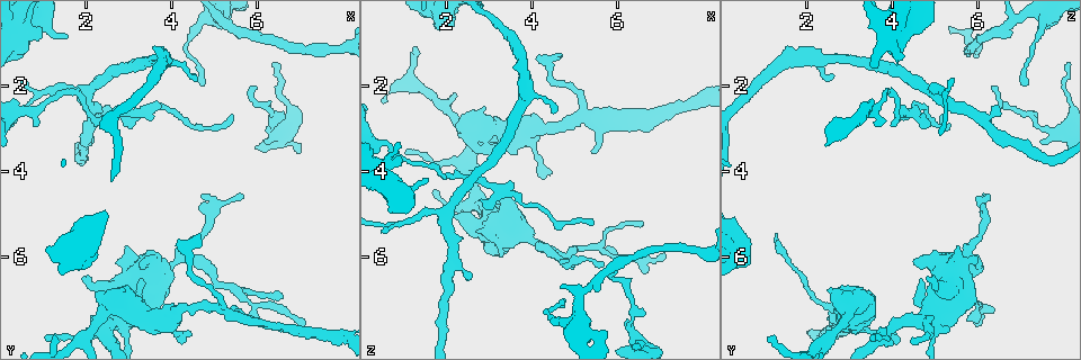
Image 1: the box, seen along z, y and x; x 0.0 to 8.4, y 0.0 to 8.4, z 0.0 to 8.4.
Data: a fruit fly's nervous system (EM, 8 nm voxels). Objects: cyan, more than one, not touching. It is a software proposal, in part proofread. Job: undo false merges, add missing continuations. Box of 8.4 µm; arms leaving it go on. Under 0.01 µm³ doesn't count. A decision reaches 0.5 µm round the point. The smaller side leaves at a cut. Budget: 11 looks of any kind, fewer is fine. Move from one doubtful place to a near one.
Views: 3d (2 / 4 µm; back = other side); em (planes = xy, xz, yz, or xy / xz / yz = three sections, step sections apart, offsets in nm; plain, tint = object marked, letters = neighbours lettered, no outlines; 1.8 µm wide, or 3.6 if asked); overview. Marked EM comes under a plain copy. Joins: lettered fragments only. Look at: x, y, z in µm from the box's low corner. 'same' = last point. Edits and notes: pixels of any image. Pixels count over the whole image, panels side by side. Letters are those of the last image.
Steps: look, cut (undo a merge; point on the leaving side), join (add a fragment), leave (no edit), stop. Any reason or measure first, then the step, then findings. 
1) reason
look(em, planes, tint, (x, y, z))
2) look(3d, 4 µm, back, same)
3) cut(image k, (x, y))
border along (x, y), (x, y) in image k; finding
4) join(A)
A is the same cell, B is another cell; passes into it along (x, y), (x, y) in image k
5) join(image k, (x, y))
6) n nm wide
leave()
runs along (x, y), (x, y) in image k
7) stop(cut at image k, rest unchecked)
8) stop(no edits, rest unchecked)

thick end
look(em, xz, step 16, tint, (1.00, 0.65, 3.65))

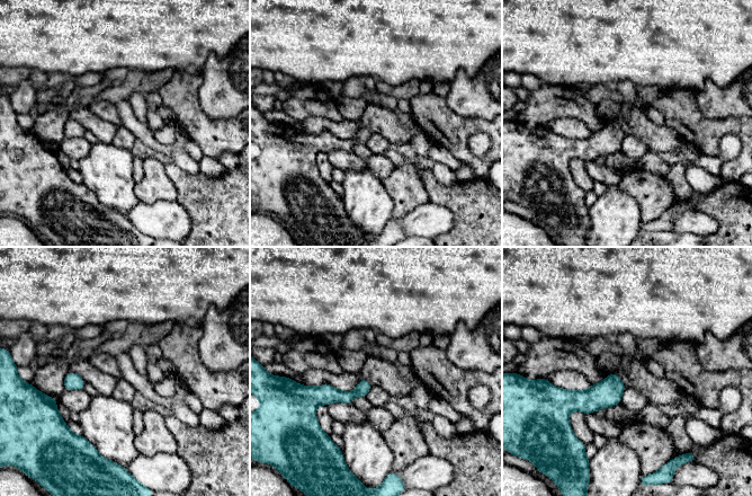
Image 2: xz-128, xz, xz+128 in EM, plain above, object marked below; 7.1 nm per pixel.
look(em, planes, letters, same)

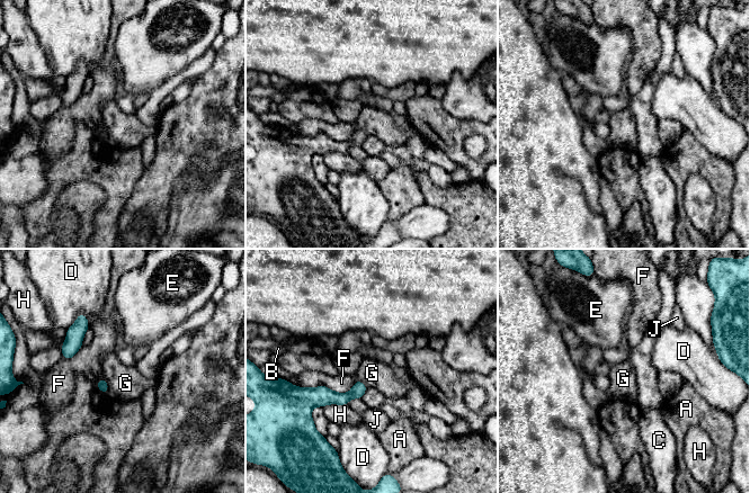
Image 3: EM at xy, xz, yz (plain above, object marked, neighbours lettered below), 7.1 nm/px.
F touches over 400 nm
leave()
A, B, C, D, E, F, G, H and J are other cells; runs along (363, 387), (346, 397), (306, 392) in image 3; none of them fits

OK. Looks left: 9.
thin end
look(3d, 4 µm, (4.75, 4.50, 6.25))

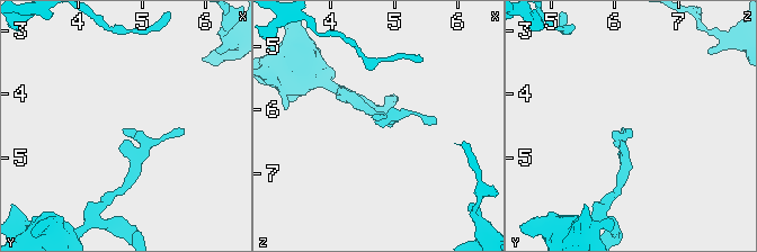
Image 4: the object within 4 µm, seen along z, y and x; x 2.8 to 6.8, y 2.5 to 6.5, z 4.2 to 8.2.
need the tissue
look(em, 3.6 µm, xz, step 4, tint, (4.70, 4.55, 6.25))

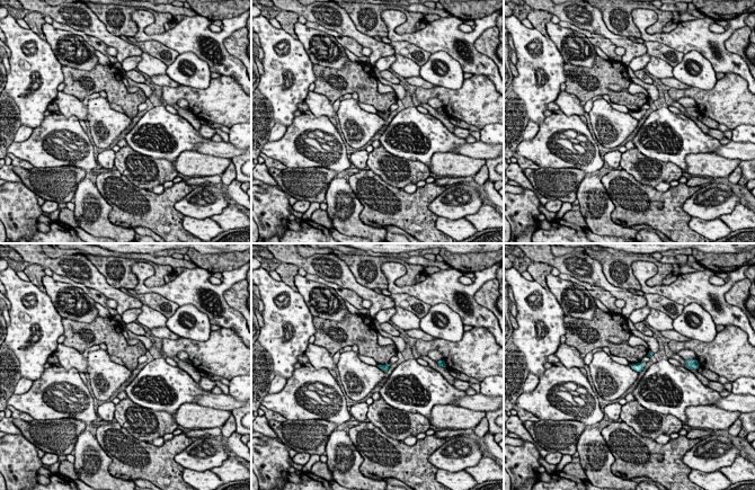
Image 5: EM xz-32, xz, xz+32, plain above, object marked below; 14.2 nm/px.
cut it another way
look(em, 3.6 µm, yz, step 4, letters, same)

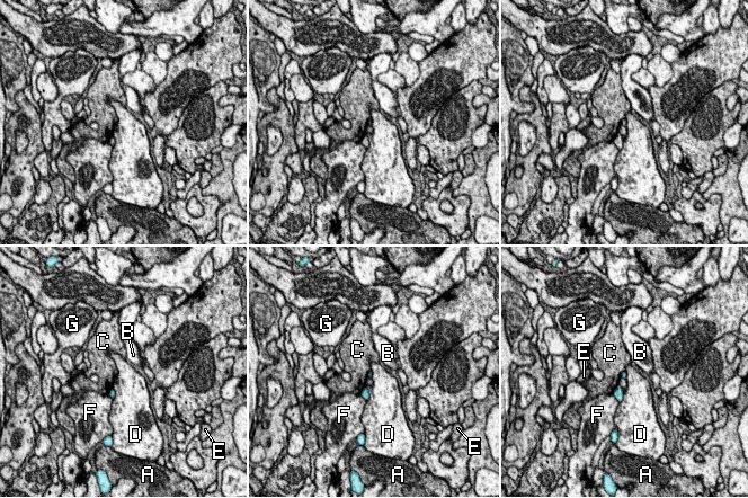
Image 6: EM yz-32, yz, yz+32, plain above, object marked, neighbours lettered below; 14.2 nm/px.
leave()
A, B, C, D, E, F and G are other cells; border along (366, 385), (368, 392), (366, 401) in image 6; no lettered fragment goes on from it

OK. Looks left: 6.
sudden change in width
look(3d, 4 µm, back, (2.90, 7.75, 4.95))

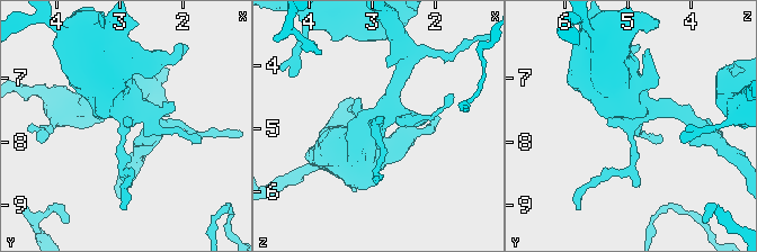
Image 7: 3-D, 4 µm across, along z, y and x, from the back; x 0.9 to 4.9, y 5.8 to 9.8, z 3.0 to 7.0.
shape alone is not enough
look(em, 3.6 µm, xy, step 4, tint, (2.95, 7.75, 5.00))

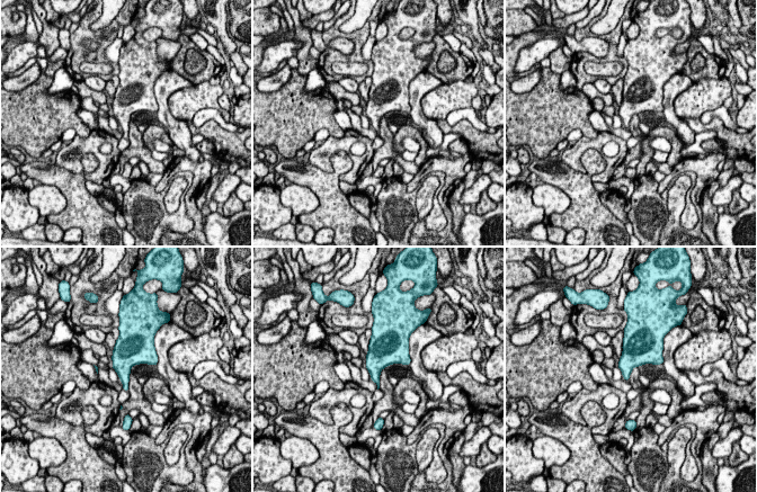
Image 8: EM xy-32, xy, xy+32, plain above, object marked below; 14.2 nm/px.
cut it another way
look(em, 3.6 µm, planes, letters, same)

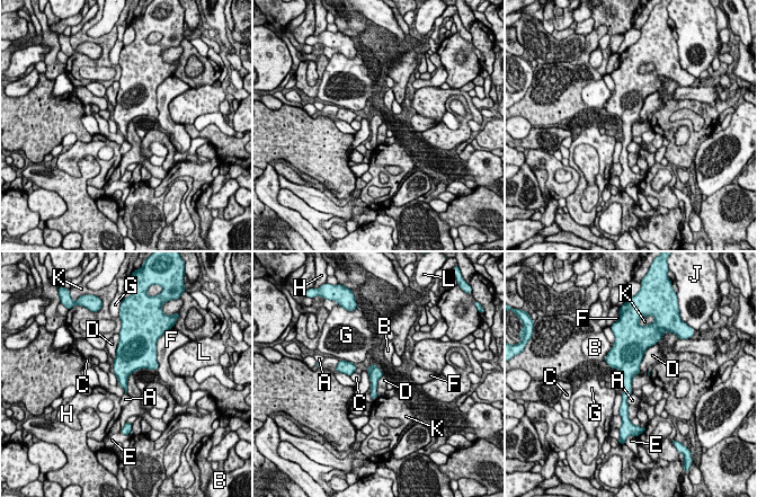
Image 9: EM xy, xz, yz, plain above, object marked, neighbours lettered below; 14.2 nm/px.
180 nm wide
leave()
A, B, C, D, E, F, G, H, J, K and L are other cells; border along (652, 345), (631, 390) in image 9; continuous, no second neuron

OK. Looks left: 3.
thick end
look(3d, 4 µm, (3.05, 6.80, 3.40))

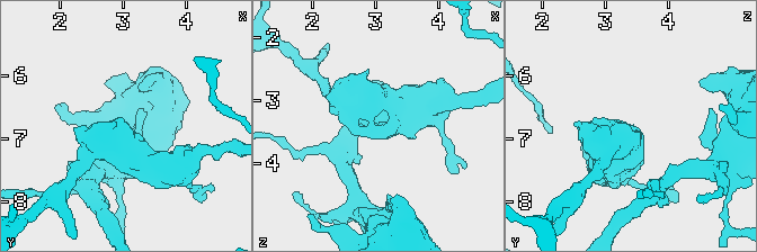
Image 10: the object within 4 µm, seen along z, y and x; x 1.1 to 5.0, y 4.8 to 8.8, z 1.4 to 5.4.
shape alone is not enough
look(em, xz, step 4, letters, (2.95, 6.80, 3.30))

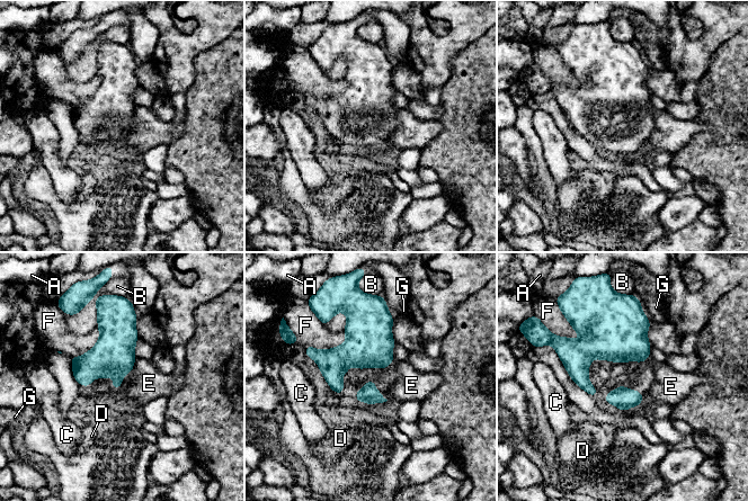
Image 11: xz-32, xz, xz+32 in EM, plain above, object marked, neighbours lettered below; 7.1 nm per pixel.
F touches over 320 nm
leave()
A, B, C, D, E, F and G are other cells; none of them fits

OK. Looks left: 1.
stop(no edits, rest unchecked)

